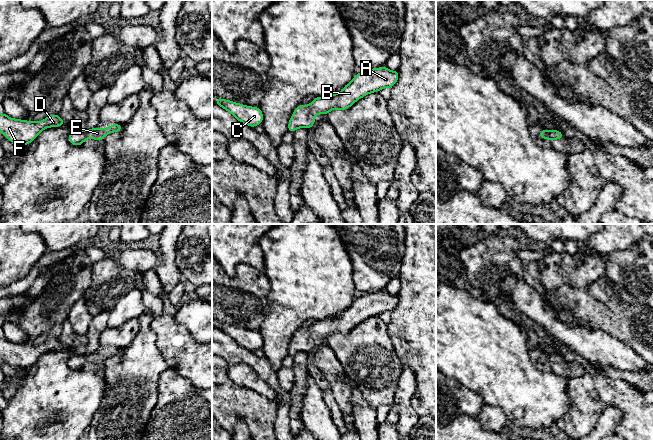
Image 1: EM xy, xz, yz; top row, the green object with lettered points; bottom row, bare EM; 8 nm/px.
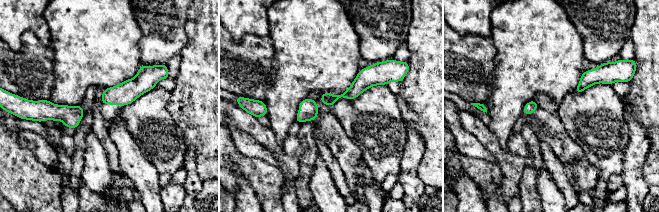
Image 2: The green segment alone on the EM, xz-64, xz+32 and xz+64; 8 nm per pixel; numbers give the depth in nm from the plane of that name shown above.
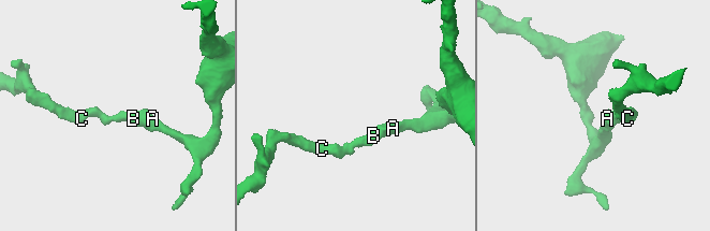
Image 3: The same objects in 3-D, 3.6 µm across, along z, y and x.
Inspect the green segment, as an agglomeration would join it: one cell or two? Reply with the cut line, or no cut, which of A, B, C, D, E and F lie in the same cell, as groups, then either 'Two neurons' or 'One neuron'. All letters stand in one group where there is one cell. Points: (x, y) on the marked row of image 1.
No split. Groups: A B C D E F. One neuron

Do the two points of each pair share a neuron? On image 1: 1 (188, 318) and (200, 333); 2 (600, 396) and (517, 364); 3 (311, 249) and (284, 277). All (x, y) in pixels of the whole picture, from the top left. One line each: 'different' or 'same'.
1: same
2: different
3: same

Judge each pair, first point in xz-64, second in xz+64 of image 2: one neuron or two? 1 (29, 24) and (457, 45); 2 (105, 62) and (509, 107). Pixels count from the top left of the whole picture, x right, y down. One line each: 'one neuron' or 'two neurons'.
1: two neurons
2: one neuron

